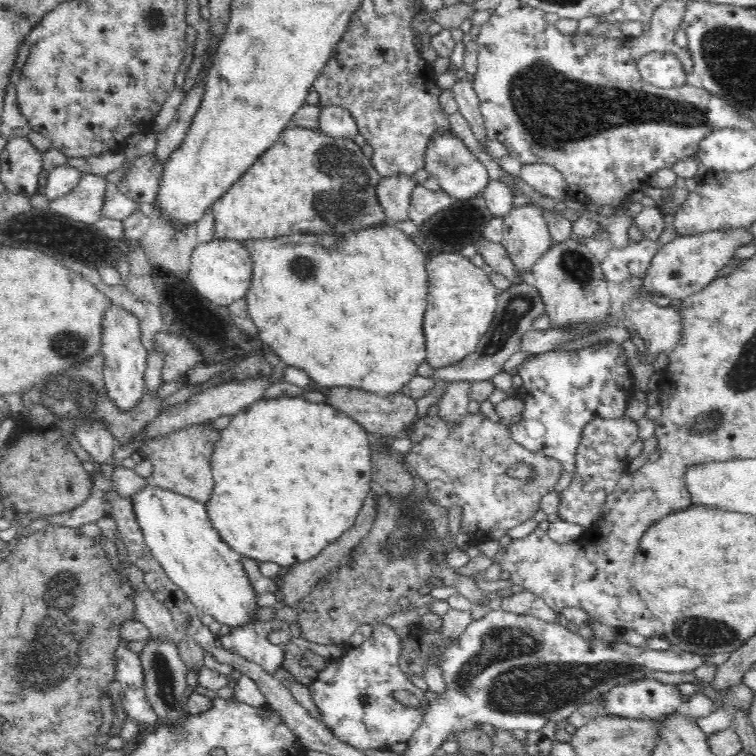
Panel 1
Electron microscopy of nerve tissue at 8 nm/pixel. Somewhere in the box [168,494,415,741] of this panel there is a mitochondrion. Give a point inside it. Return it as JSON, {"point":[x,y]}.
{"point":[365,700]}

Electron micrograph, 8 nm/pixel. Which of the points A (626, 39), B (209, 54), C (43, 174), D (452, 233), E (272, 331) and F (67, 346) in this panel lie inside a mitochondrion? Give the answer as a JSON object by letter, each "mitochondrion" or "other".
{"A":"other","B":"other","C":"other","D":"other","E":"other","F":"mitochondrion"}

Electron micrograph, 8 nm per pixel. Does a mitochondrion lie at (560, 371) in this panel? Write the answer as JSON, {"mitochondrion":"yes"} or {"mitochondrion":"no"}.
{"mitochondrion":"no"}

